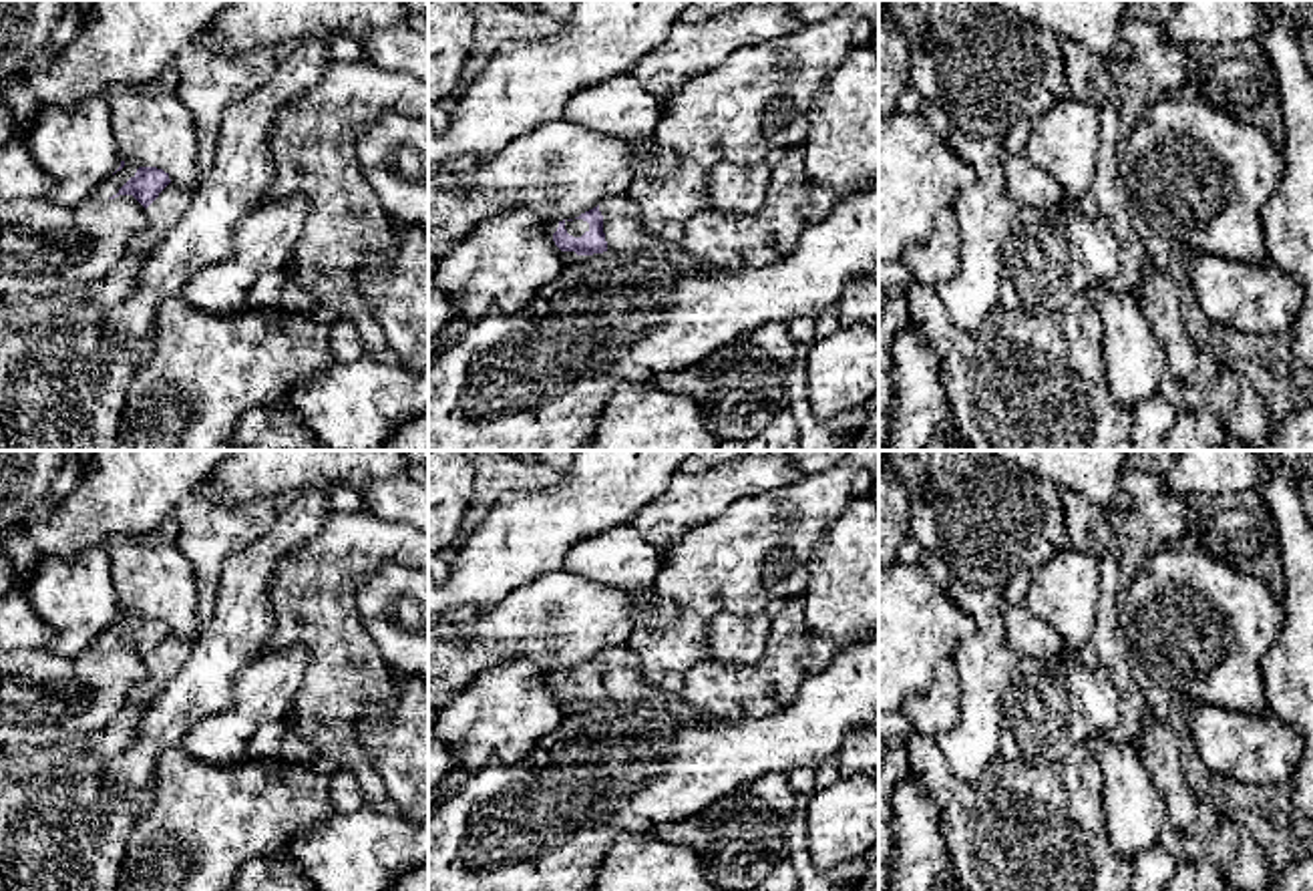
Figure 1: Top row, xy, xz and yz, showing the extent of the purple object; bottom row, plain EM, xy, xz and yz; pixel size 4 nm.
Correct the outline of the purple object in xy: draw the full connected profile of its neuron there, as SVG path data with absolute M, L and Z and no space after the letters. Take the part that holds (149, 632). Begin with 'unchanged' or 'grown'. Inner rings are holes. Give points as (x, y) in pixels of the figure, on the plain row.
grown; M121 611L121 617L101 634L97 646L103 650L133 646L147 660L169 634L169 623L163 619L135 617Z

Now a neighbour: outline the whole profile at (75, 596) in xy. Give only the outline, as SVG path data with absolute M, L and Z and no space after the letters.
M107 545L86 547L70 559L44 557L26 599L52 630L46 650L78 658L121 617Z

